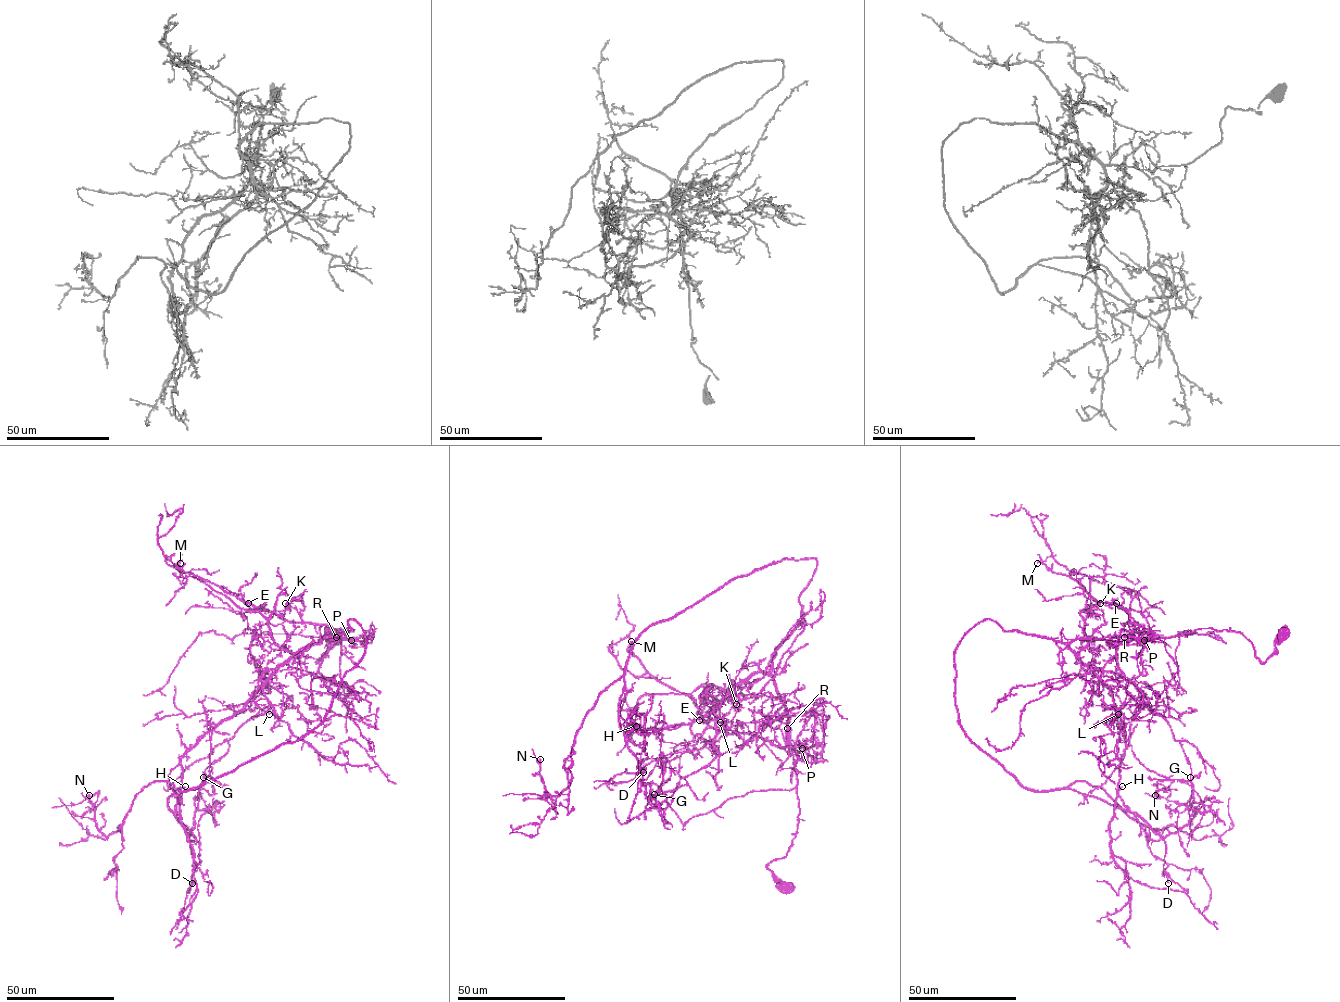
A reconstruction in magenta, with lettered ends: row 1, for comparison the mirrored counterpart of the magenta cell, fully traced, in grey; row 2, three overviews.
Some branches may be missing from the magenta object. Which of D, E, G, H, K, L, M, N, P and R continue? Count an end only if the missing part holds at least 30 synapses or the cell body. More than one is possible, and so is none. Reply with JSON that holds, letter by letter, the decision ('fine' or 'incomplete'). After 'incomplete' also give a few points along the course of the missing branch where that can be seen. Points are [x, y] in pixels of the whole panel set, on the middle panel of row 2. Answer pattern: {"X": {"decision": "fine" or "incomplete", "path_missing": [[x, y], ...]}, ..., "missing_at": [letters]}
{"D": {"decision": "fine"}, "E": {"decision": "fine"}, "G": {"decision": "fine"}, "H": {"decision": "fine"}, "K": {"decision": "fine"}, "L": {"decision": "fine"}, "M": {"decision": "incomplete", "path_missing": [[631, 641], [627, 609], [611, 590], [609, 567]]}, "N": {"decision": "fine"}, "P": {"decision": "fine"}, "R": {"decision": "fine"}, "missing_at": ["M"]}

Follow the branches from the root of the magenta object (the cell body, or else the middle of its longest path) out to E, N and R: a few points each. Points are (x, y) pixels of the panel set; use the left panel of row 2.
E: (335, 634), (316, 663), (348, 628), (346, 636), (338, 638), (330, 626), (288, 621), (248, 603)
N: (335, 634), (181, 758), (195, 841), (172, 784), (107, 835), (89, 795)
R: (335, 634), (327, 642), (327, 652), (316, 663), (334, 645), (340, 633), (348, 628), (345, 637), (336, 637)

